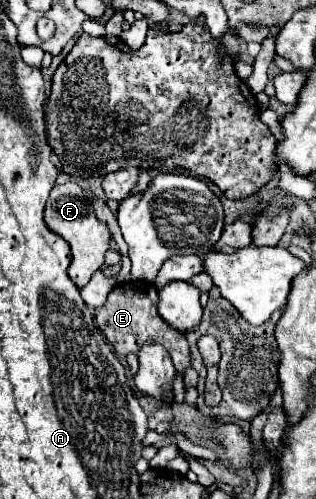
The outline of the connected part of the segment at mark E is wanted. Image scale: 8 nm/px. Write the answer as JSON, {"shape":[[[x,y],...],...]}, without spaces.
{"shape":[[[122,282],[108,294],[106,304],[94,310],[94,320],[102,330],[102,334],[106,336],[106,340],[114,346],[114,352],[118,356],[128,356],[130,352],[138,354],[144,342],[158,342],[170,352],[176,370],[184,372],[184,368],[190,366],[188,342],[182,332],[174,330],[160,318],[156,306],[158,306],[158,290],[152,282]]]}

